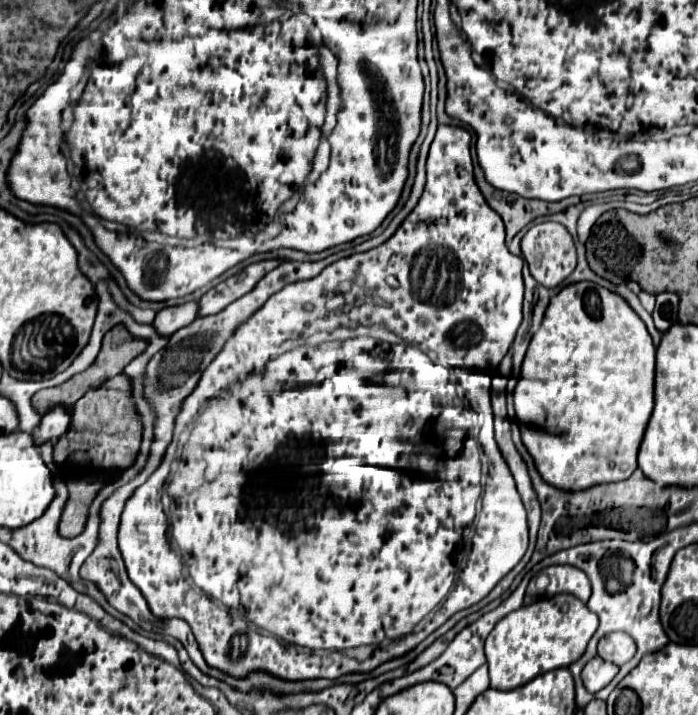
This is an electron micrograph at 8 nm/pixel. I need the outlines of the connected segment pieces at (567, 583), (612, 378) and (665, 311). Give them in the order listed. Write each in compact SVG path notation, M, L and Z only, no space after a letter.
M551 565L543 569L543 573L549 577L549 587L543 591L543 595L553 597L559 593L569 593L587 603L591 597L591 583L587 575L571 565Z
M589 281L563 287L555 299L551 299L547 315L531 339L521 374L520 379L535 386L516 385L513 391L515 417L519 423L541 429L547 439L551 439L549 443L541 443L541 439L523 441L541 479L565 491L581 491L593 485L625 481L633 475L639 445L653 411L655 347L645 323L623 297Z
M659 293L655 311L653 311L653 321L655 327L663 333L667 331L675 319L677 319L677 307L679 307L679 297L675 293Z

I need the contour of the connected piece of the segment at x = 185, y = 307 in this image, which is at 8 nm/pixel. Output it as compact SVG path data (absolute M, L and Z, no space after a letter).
M195 301L175 305L175 307L165 307L155 315L153 327L161 337L169 337L175 331L179 331L181 327L189 325L195 319L195 313L197 313L197 303Z

